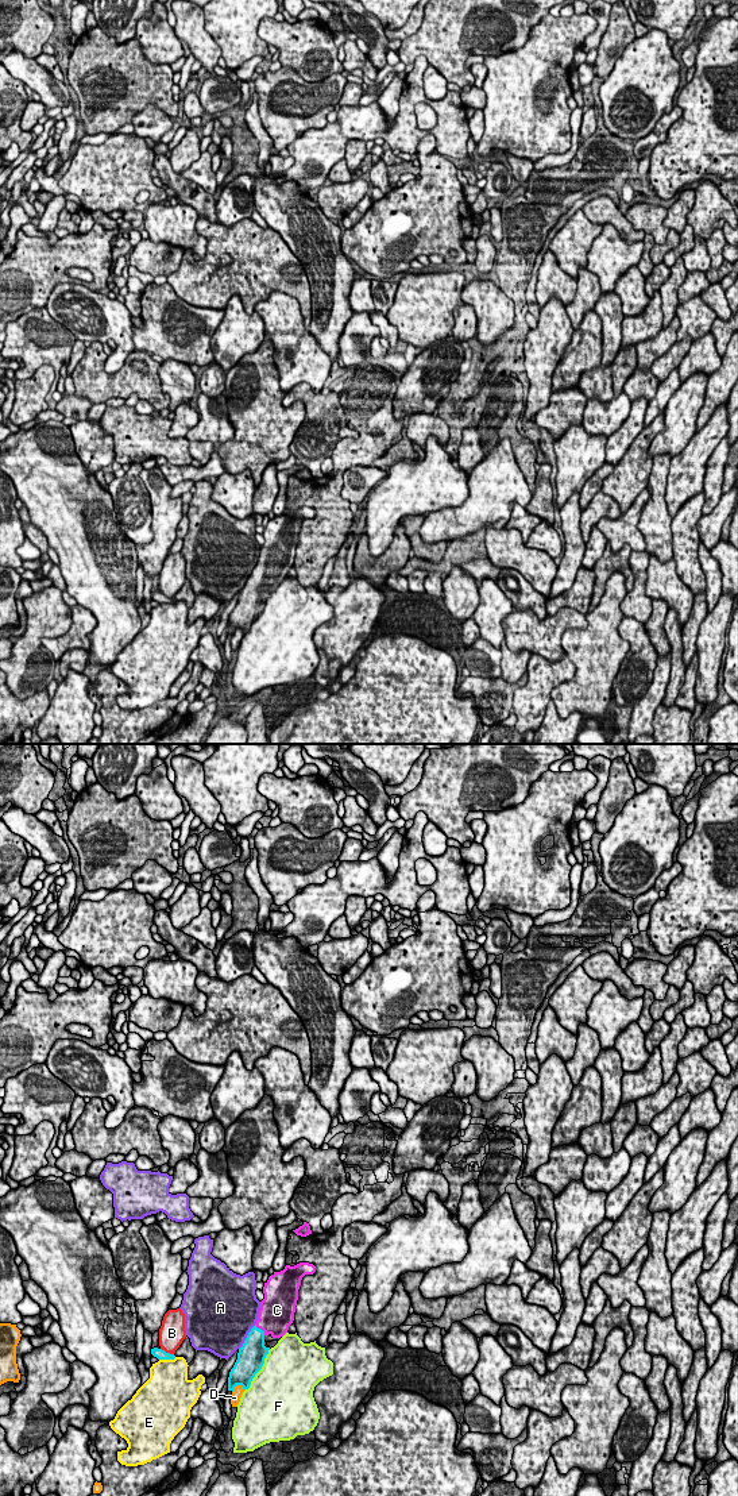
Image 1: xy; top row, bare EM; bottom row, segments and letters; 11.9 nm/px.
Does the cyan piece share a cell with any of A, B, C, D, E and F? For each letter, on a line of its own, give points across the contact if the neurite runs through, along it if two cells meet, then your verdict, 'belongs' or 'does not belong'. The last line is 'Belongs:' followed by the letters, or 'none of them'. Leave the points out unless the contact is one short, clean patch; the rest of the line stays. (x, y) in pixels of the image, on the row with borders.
A: does not belong
B: does not belong
C: belongs
D: does not belong
E: does not belong
F: does not belong
Belongs: C

